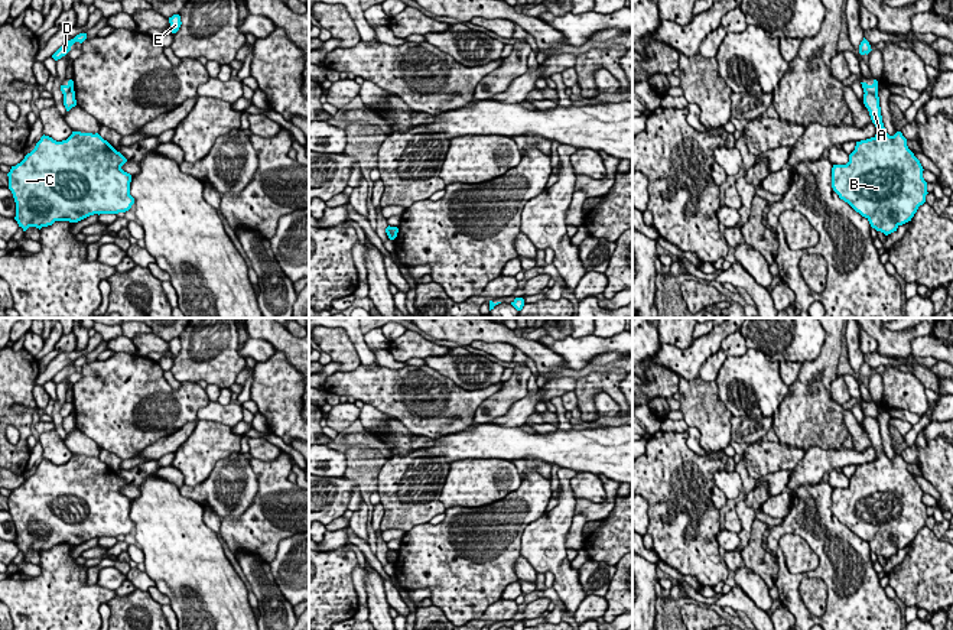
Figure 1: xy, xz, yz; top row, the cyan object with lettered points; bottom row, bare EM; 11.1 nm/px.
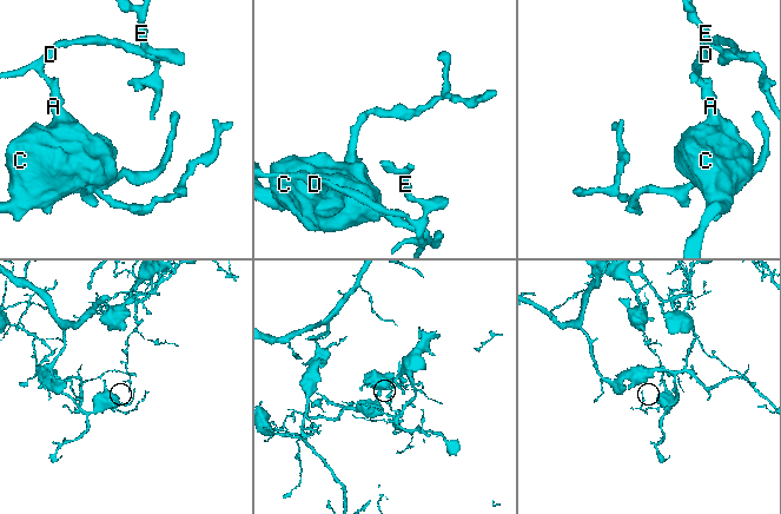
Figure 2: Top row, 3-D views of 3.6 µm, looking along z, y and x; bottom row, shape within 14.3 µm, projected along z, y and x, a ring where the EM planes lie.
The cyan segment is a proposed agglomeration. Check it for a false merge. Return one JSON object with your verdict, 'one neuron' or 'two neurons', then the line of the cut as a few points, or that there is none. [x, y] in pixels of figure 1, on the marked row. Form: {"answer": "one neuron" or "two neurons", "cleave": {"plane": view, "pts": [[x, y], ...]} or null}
{"answer": "two neurons", "cleave": {"plane": "yz", "pts": [[865, 91], [877, 94]]}}

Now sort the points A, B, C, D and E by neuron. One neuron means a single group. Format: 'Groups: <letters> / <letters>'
Groups: A B C / D E

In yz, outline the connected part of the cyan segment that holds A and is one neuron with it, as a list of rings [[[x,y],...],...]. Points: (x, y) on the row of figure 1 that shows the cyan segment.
[[[865,92],[863,104],[876,127],[871,139],[856,142],[846,165],[833,165],[832,188],[840,199],[848,202],[856,212],[865,217],[871,227],[885,236],[914,217],[918,207],[926,202],[927,182],[923,178],[920,160],[907,146],[901,131],[889,136],[884,127],[878,94]]]

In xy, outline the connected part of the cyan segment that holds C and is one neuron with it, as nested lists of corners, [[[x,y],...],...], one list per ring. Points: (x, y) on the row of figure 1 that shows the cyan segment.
[[[72,131],[62,142],[43,134],[35,149],[7,173],[16,202],[14,220],[26,231],[29,227],[40,230],[55,221],[78,223],[94,214],[129,211],[134,198],[130,195],[131,175],[121,169],[126,162],[98,133]]]

